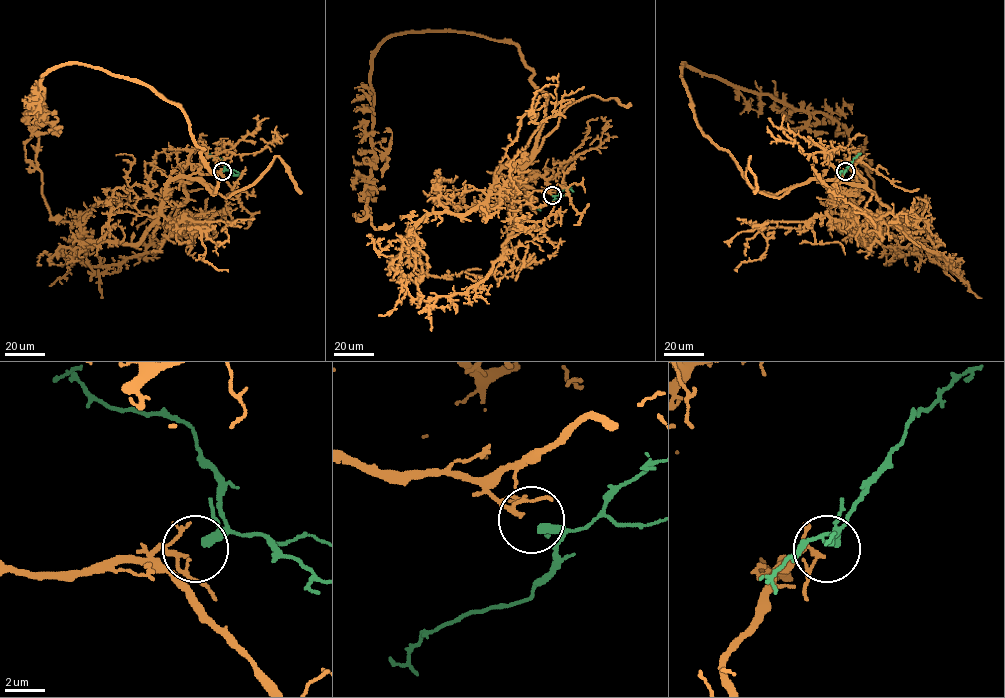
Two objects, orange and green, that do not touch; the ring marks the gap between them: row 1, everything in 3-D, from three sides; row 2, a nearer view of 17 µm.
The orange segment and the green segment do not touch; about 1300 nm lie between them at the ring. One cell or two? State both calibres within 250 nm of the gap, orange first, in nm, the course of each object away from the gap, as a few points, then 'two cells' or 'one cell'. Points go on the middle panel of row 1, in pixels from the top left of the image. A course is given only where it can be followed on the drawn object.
calibres 170 and 440 nm; course orange (551, 194), (522, 182), (547, 95), (519, 48), (392, 34), (372, 59), (365, 196), (376, 229), (393, 222); course green (552, 195), (552, 202), (537, 208); one cell

